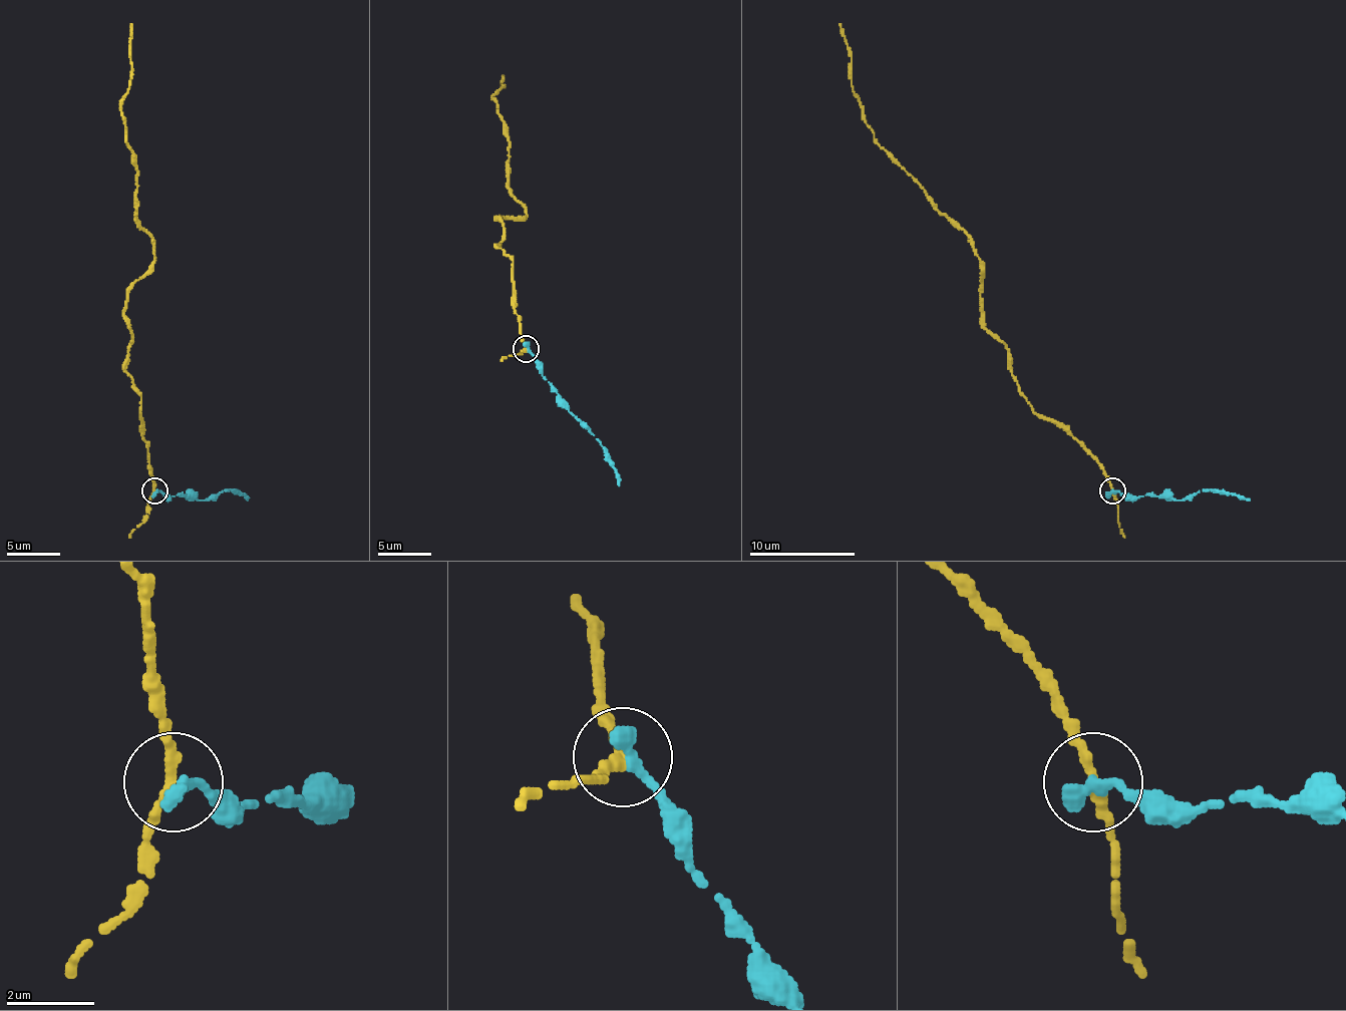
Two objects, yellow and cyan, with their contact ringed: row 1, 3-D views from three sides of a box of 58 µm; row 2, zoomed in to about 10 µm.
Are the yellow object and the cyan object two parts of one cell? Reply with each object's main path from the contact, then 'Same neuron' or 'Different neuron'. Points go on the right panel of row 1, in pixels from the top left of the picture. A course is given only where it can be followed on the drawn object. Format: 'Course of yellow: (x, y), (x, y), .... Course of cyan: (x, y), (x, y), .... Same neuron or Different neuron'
Course of yellow: (1113, 490), (1102, 466), (1025, 400), (1010, 349), (980, 315), (973, 241), (877, 142), (851, 86), (839, 23). Course of cyan: (1113, 490), (1134, 497), (1166, 495), (1176, 500), (1185, 500), (1198, 490), (1214, 490), (1249, 500). Different neuron

